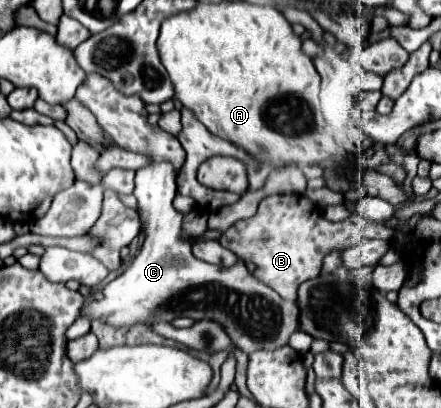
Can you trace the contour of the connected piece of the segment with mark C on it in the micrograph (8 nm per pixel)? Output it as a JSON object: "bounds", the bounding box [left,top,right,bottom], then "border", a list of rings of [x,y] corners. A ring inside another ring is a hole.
{"bounds":[80,163,300,355],"border":[[[166,163],[146,165],[136,171],[134,197],[138,199],[138,215],[144,227],[144,245],[132,265],[104,287],[104,297],[94,301],[80,315],[100,319],[104,323],[122,327],[134,323],[172,321],[176,317],[190,317],[194,321],[210,319],[222,325],[234,347],[246,355],[258,349],[280,349],[288,345],[292,333],[300,329],[300,309],[296,301],[282,301],[282,297],[258,281],[242,261],[234,267],[218,267],[198,261],[192,253],[190,241],[180,237],[182,213],[172,207],[176,197],[176,173]]]}

